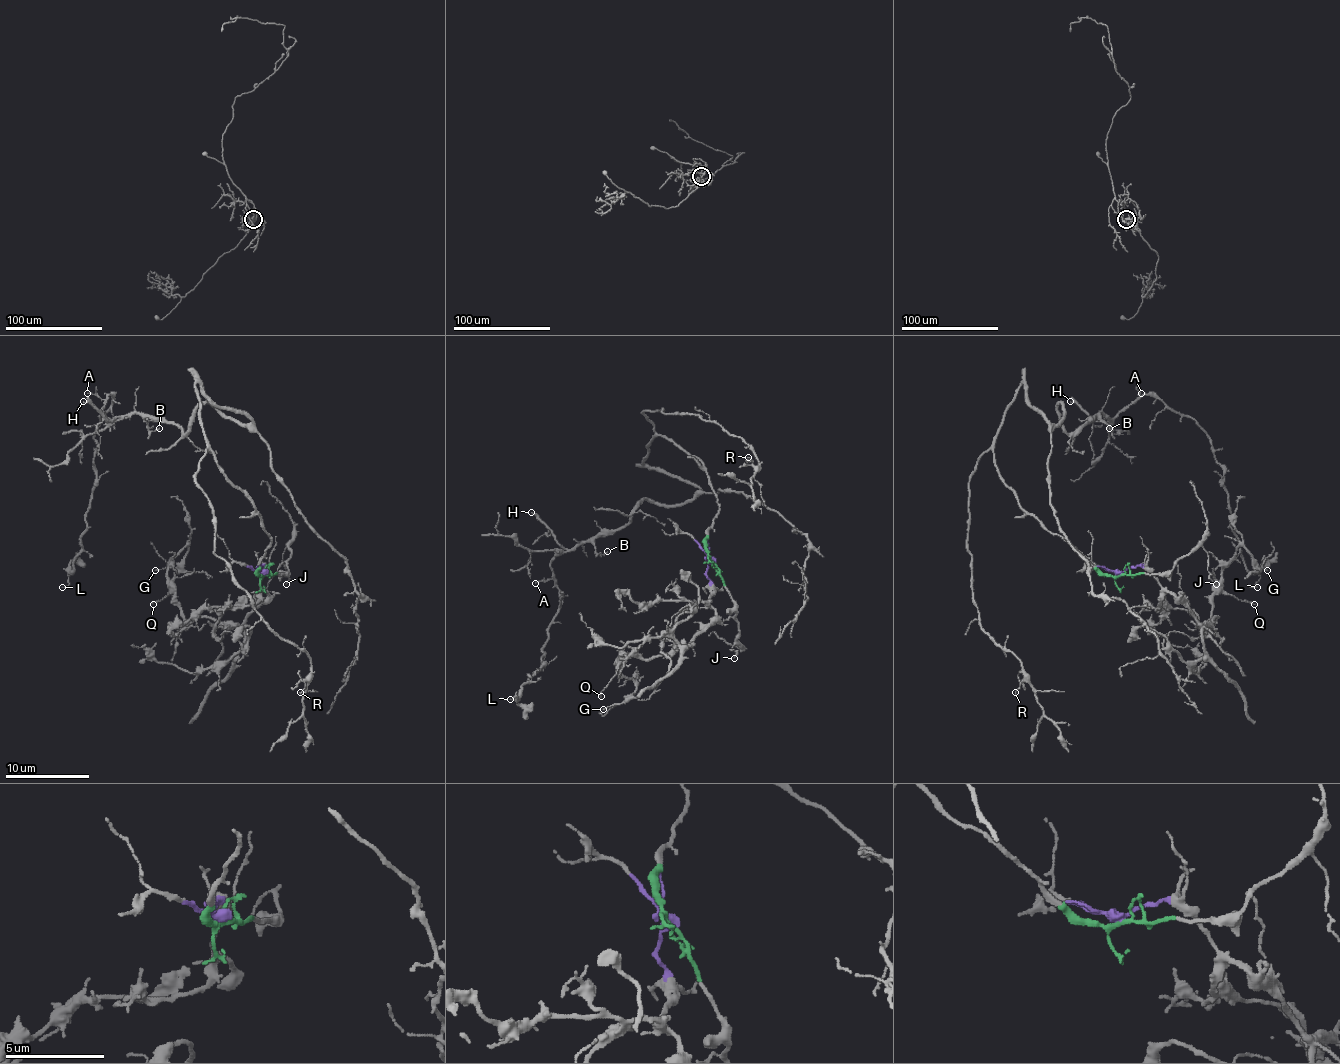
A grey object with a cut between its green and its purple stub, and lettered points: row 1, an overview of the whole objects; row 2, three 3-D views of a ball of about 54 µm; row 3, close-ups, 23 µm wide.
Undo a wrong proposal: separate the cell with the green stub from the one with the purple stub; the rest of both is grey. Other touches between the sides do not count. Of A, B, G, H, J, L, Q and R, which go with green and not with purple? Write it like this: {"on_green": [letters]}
{"on_green": ["A", "B", "H", "J", "L", "R"]}

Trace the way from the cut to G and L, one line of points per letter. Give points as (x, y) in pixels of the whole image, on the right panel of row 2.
G: (1119, 575), (1142, 566), (1202, 623), (1216, 617), (1212, 587), (1240, 545), (1267, 571)
L: (1119, 575), (999, 476), (1022, 383), (1069, 433), (1142, 395), (1191, 417), (1256, 587)

